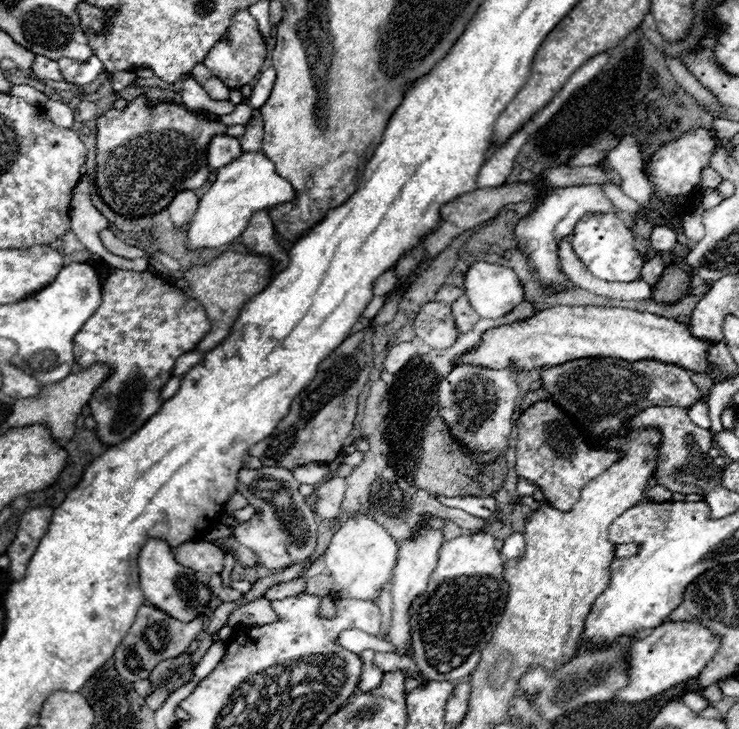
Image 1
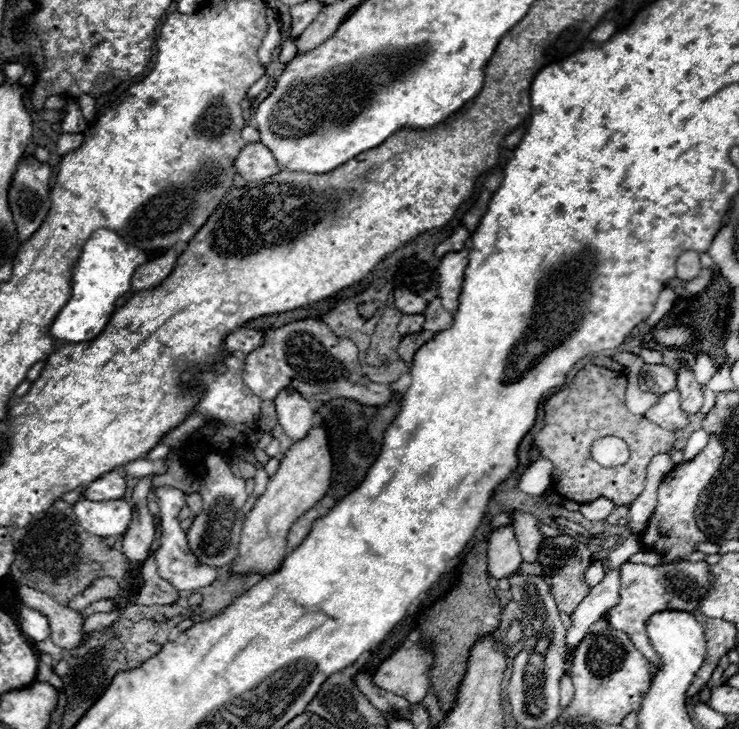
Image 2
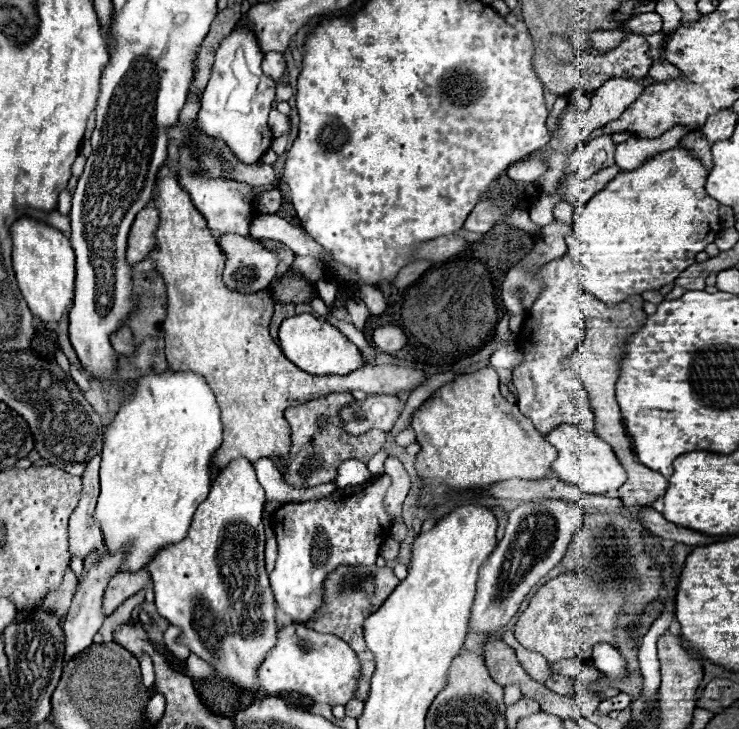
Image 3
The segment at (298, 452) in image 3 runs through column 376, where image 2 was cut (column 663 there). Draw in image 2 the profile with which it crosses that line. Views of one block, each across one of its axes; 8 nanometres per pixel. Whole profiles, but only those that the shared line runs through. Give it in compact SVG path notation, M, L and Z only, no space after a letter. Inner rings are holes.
M586 364L566 390L554 394L546 402L546 424L536 434L534 446L538 446L544 458L552 460L552 490L558 492L562 498L574 502L590 502L604 496L610 498L616 506L630 504L644 490L646 468L650 460L660 452L672 450L674 434L650 424L650 420L646 420L644 416L630 414L624 404L624 392L626 376L622 372ZM604 436L616 436L628 444L630 458L624 466L604 468L590 456L594 440Z

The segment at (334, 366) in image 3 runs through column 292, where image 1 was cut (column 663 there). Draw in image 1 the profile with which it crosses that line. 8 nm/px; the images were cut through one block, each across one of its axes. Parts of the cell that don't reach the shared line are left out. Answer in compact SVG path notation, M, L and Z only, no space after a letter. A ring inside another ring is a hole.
M554 306L526 320L486 330L476 348L454 360L454 368L472 364L502 370L516 364L518 370L526 372L578 358L618 358L626 362L658 360L664 364L678 364L692 372L708 372L712 368L706 358L710 346L710 340L694 338L686 324L650 312L600 306Z

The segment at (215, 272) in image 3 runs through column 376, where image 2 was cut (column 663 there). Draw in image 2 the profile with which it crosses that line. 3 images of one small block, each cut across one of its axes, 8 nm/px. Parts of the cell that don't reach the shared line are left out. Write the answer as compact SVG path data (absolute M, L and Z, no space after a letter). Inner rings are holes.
M644 364L638 374L640 390L652 394L666 394L676 388L676 372L664 364Z

